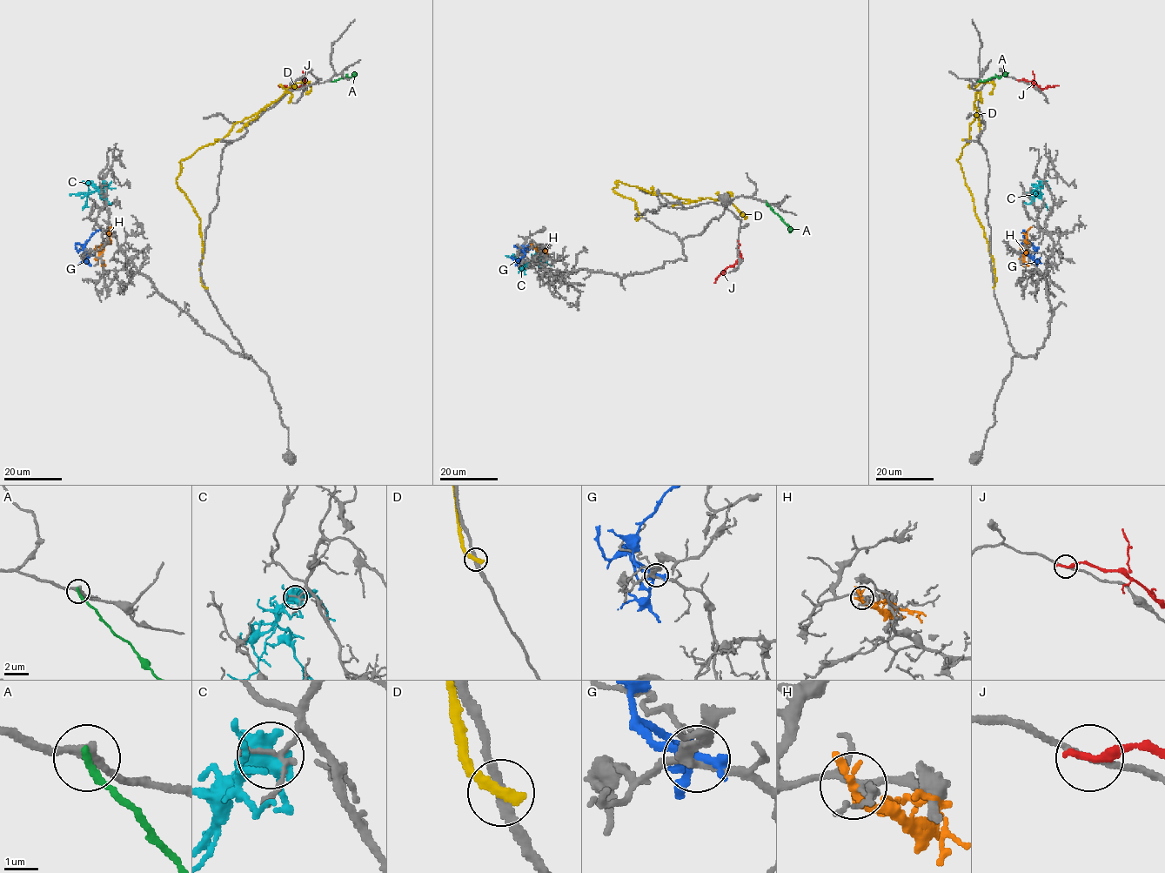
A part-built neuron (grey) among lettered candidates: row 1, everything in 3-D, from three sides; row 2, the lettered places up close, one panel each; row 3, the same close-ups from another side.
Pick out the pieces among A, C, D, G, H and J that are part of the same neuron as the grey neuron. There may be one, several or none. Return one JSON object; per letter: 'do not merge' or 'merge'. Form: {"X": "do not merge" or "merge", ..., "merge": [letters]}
{"A": "do not merge", "C": "do not merge", "D": "do not merge", "G": "do not merge", "H": "do not merge", "J": "do not merge", "merge": []}

